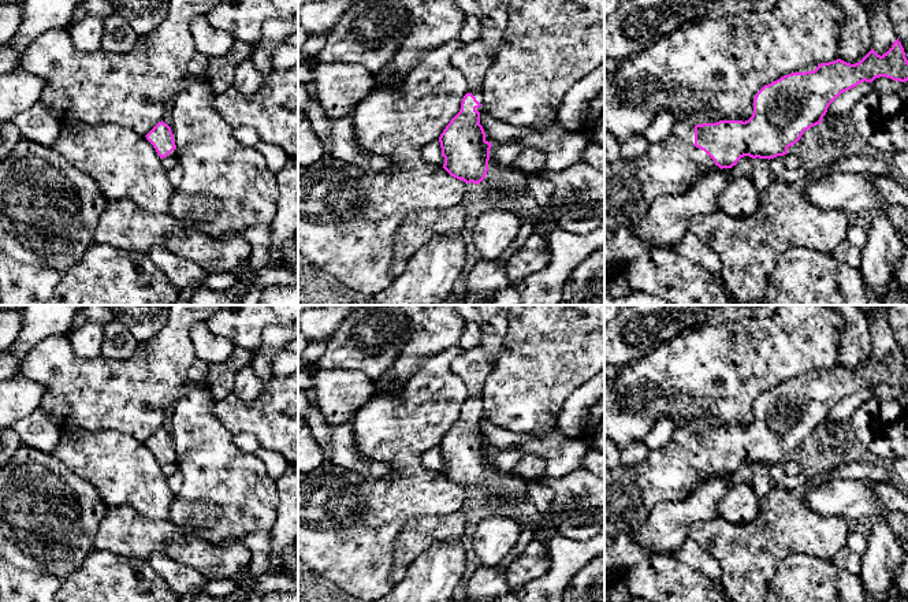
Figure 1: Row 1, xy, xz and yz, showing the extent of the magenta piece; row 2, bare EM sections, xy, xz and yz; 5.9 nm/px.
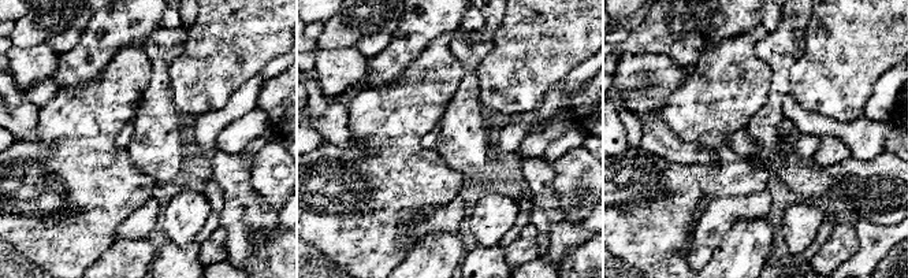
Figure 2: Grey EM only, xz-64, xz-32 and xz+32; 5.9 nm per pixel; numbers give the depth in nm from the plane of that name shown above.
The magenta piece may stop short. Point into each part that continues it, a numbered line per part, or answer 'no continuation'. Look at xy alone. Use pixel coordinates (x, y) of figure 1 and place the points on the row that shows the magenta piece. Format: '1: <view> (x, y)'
1: xy (168, 162)

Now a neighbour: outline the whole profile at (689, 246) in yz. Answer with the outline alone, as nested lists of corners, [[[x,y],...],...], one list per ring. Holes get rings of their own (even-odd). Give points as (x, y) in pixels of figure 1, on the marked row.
[[[686,231],[674,250],[722,280],[723,265],[719,256],[706,246],[692,231]]]

